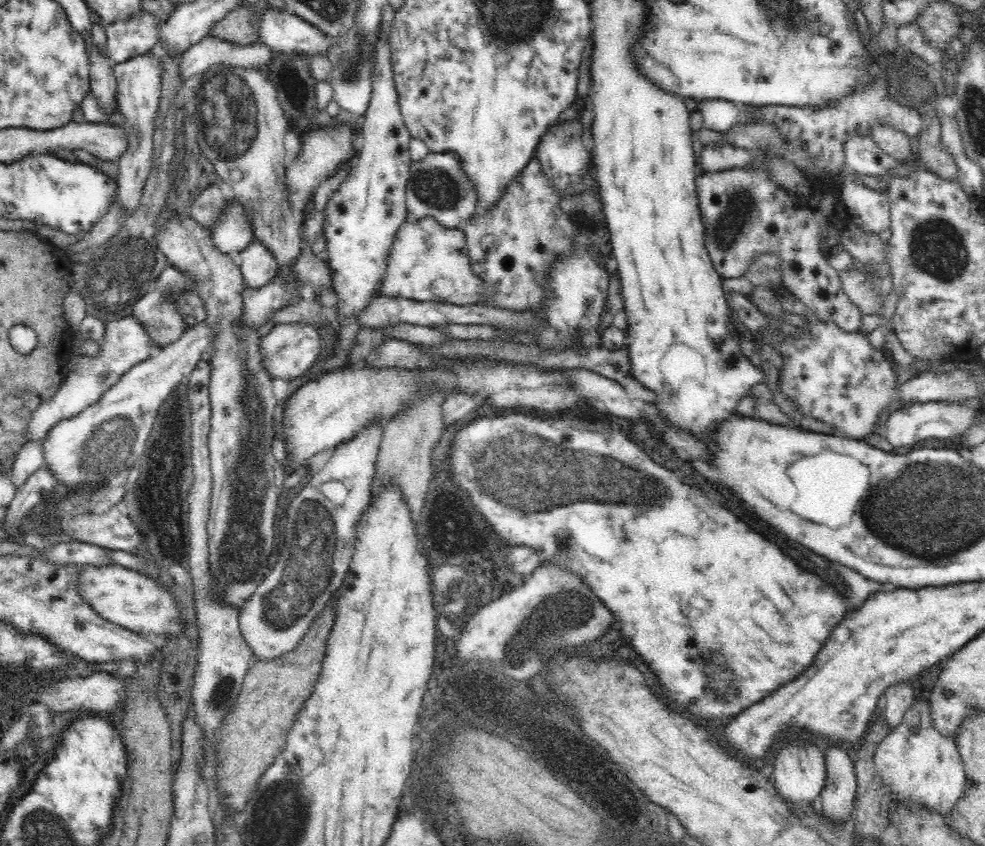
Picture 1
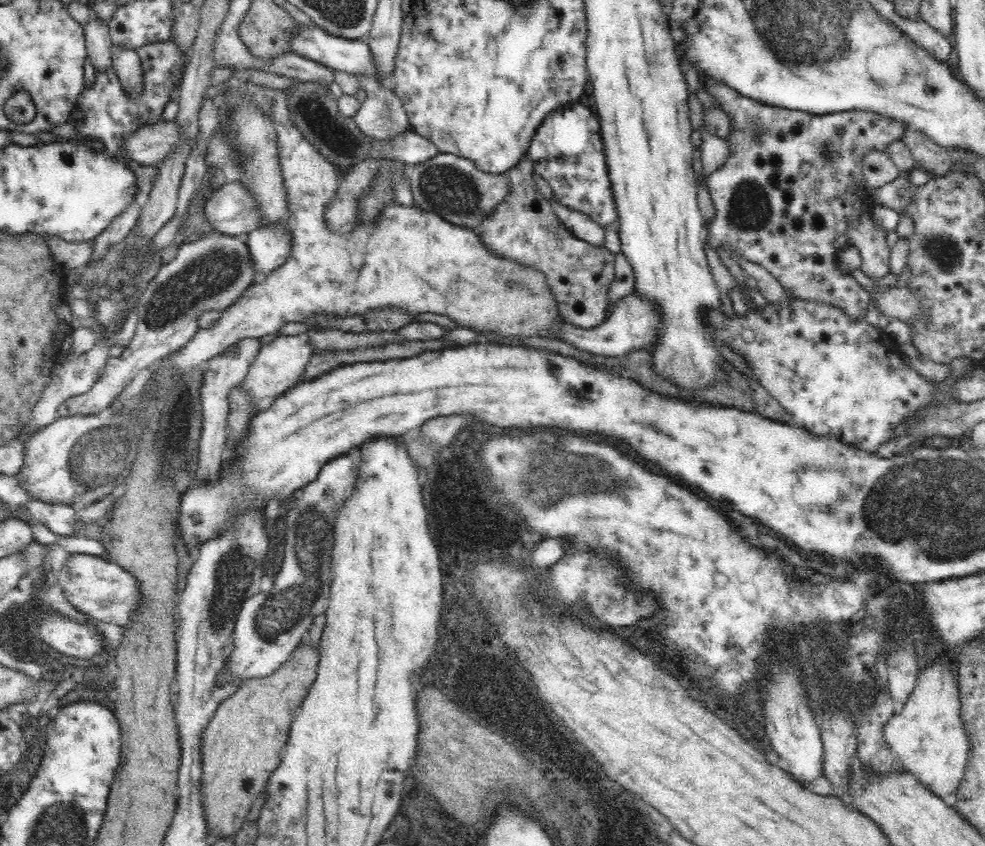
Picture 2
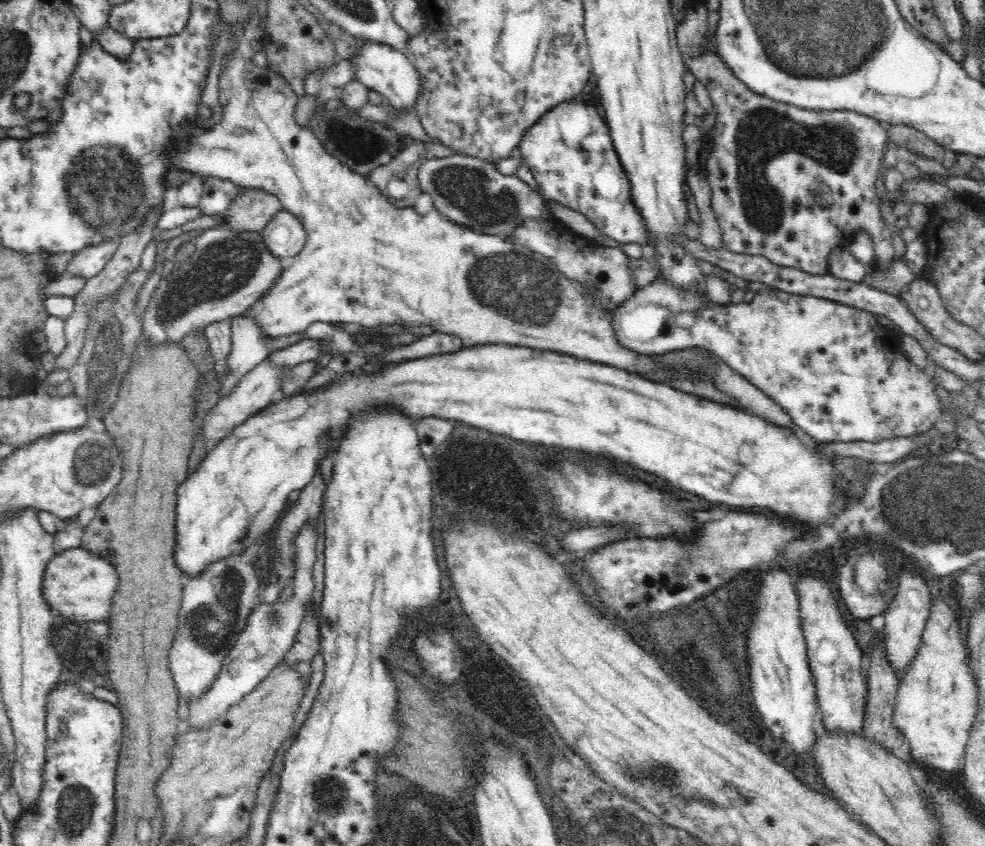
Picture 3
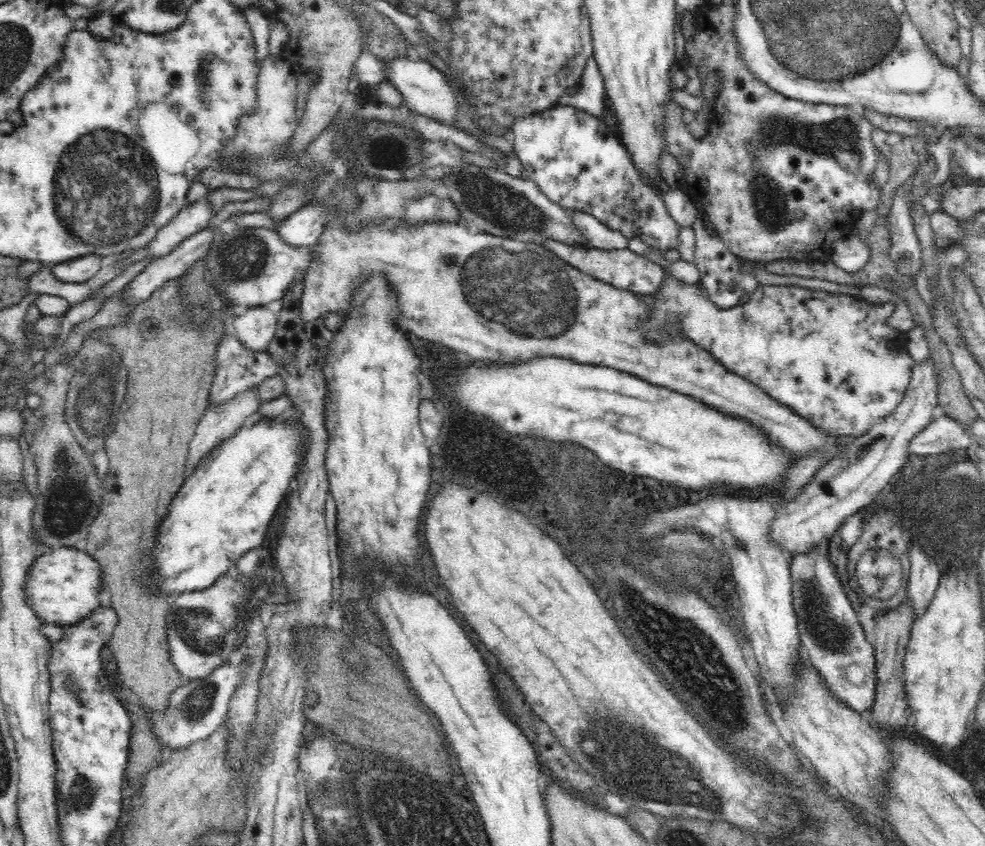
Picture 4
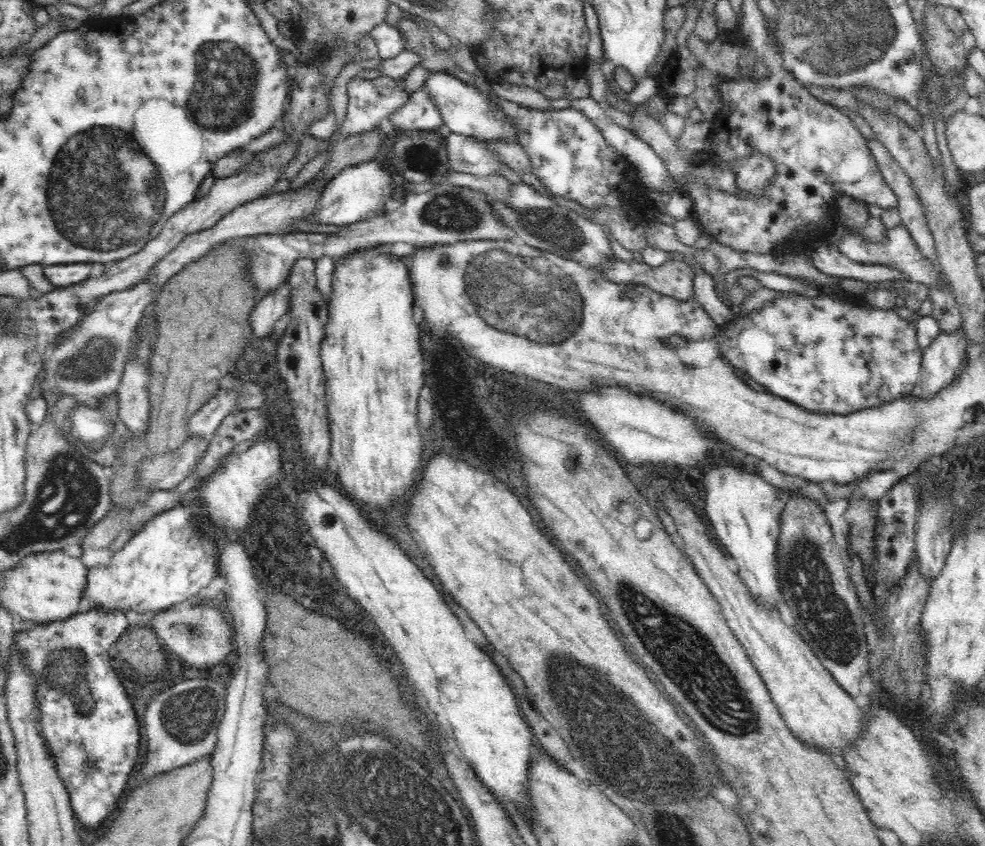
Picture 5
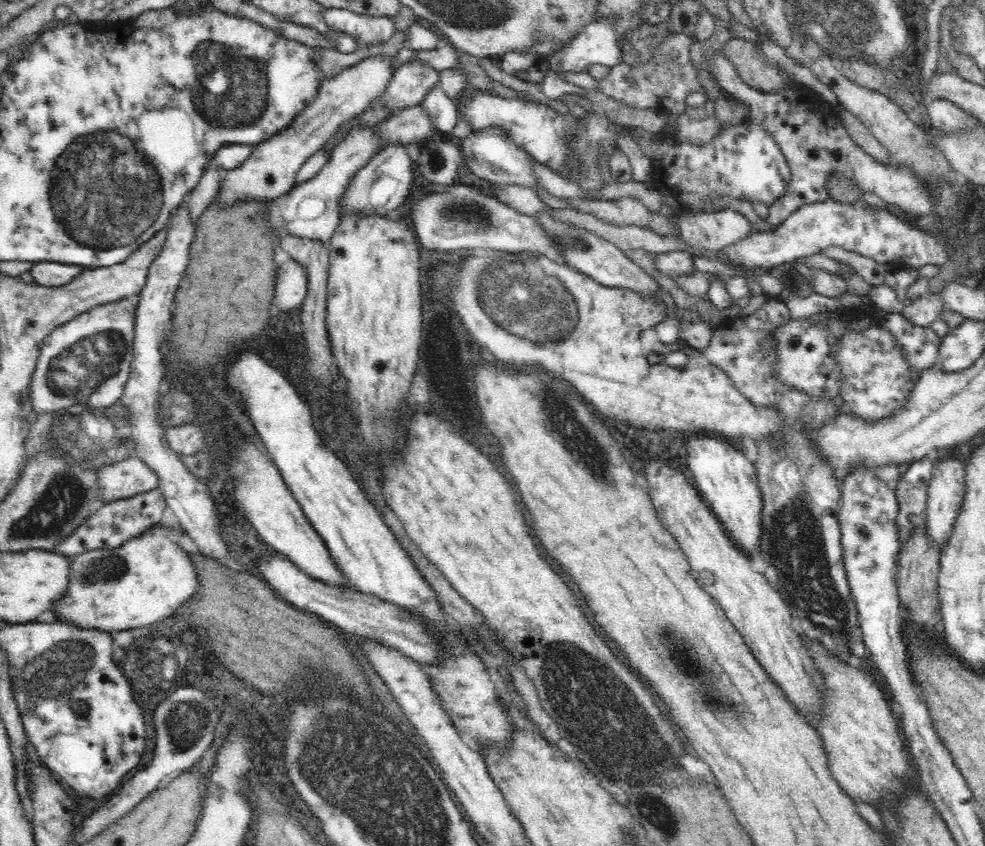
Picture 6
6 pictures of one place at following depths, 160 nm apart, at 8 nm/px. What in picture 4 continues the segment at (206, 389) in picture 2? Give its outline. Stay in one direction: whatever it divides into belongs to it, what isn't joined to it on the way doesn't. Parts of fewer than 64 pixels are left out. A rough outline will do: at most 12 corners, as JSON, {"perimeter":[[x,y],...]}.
{"perimeter":[[267,305],[236,312],[232,326],[247,350],[262,352],[277,317]]}

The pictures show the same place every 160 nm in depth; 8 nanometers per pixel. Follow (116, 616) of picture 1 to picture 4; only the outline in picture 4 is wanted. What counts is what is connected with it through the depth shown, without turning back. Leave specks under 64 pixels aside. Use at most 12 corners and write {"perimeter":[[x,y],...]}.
{"perimeter":[[64,546],[36,558],[23,600],[70,625],[100,606],[100,563]]}

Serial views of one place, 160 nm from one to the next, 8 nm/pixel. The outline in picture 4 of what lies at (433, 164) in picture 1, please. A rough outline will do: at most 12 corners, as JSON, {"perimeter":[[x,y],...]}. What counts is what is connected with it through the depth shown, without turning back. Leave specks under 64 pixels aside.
{"perimeter":[[471,163],[444,174],[461,218],[536,245],[592,248],[532,180]]}

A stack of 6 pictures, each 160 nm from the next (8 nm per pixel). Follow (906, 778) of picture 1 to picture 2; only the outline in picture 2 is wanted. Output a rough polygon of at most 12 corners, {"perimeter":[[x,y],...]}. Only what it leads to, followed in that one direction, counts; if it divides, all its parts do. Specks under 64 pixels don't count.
{"perimeter":[[936,660],[885,726],[900,768],[948,806],[969,735]]}

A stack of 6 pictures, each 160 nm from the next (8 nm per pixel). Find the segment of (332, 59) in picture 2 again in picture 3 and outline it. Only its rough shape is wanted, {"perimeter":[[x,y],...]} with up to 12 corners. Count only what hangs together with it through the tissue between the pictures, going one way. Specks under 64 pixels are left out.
{"perimeter":[[370,41],[349,58],[355,79],[392,108],[412,110],[424,92],[405,53]]}

